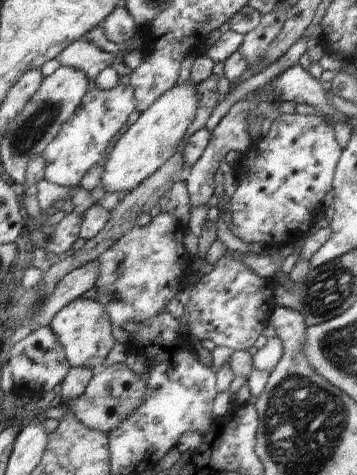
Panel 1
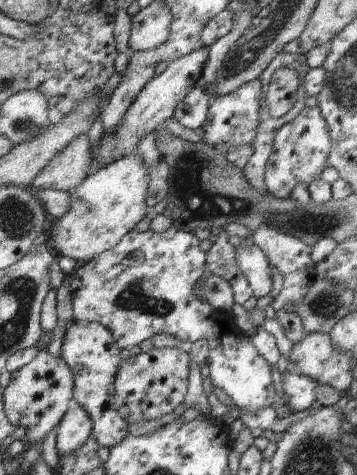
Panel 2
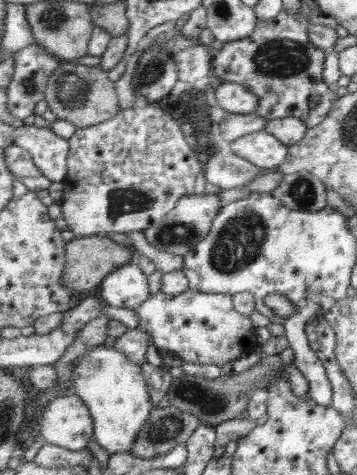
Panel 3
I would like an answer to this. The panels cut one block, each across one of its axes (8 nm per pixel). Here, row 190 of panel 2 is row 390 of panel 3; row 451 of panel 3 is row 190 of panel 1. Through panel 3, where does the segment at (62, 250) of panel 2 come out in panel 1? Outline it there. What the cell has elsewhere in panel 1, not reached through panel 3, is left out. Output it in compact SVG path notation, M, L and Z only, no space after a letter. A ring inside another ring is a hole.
M193 82L191 86L177 86L169 90L161 100L157 100L157 104L149 108L137 120L137 124L127 128L119 142L115 142L115 150L111 152L101 180L105 194L129 194L135 188L141 188L141 184L159 172L161 166L169 164L169 158L173 158L177 148L181 148L181 140L185 140L185 132L189 132L195 116L197 94Z

